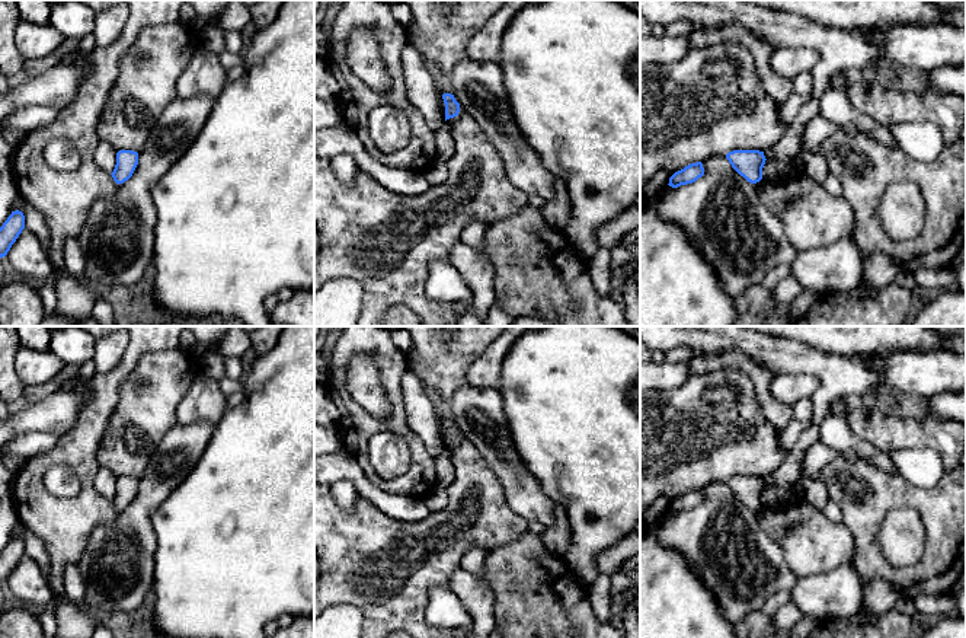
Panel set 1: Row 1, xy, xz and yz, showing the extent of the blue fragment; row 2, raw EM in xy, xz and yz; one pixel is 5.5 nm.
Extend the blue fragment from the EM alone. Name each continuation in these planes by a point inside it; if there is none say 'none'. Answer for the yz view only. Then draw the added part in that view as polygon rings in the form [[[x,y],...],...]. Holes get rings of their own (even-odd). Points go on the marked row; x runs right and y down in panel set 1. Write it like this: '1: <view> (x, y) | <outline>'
none

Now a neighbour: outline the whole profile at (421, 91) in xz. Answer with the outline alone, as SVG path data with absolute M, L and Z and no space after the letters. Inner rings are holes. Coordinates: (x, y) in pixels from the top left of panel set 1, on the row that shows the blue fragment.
M409 42L403 48L402 61L407 101L419 109L426 125L435 133L447 121L431 73L425 67L420 52Z

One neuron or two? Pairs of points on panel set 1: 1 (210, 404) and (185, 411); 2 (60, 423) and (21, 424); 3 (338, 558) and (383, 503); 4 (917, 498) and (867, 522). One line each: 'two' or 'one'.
1: one
2: one
3: two
4: one

